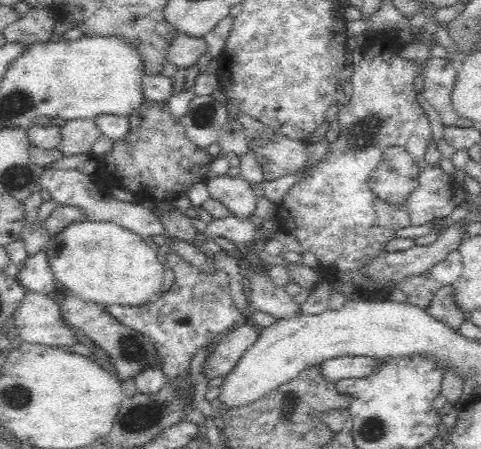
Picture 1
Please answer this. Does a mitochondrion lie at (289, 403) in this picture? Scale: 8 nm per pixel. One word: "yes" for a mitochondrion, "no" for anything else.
yes

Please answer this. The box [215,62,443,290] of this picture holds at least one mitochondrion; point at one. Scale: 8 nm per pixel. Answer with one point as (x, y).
(368, 130)

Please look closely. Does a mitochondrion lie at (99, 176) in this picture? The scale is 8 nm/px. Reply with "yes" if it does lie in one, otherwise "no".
no

